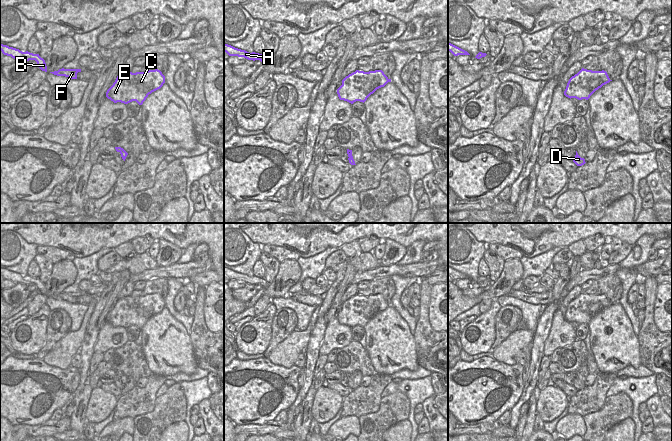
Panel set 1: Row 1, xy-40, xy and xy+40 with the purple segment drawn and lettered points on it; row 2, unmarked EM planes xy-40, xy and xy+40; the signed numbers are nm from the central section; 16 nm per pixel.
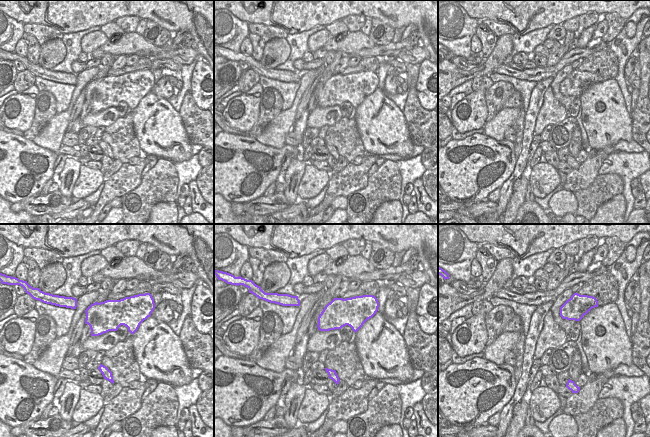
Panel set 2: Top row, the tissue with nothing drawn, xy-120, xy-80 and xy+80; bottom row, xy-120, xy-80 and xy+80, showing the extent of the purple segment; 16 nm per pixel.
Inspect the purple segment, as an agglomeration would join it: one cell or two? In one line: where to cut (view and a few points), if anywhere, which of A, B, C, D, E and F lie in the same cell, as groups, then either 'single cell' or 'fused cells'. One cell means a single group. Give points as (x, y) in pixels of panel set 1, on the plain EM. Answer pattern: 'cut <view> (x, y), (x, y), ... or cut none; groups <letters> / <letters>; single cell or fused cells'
cut none; groups A B C D E F; single cell

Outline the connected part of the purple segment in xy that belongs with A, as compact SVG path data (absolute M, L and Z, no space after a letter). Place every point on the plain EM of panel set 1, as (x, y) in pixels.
M224 267L224 276L226 276L229 280L244 281L248 284L253 284L253 285L260 284L263 288L266 288L269 285L264 278L259 278L255 276L249 277L245 274L235 272L225 267Z

